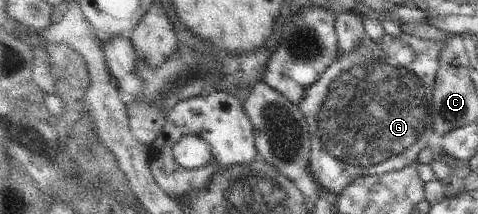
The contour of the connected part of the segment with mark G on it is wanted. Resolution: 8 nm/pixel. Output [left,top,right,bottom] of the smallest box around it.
[301,33,448,196]

